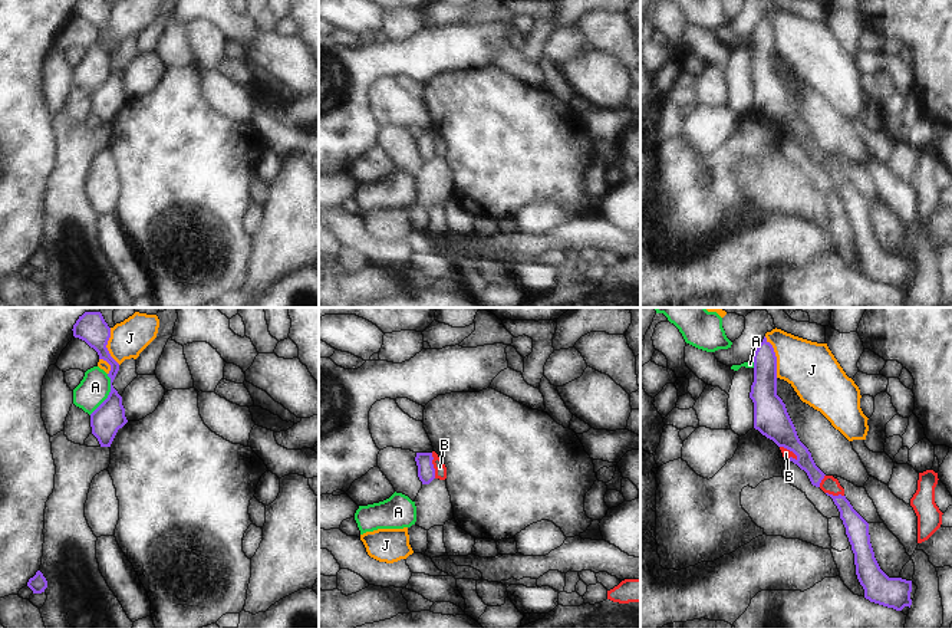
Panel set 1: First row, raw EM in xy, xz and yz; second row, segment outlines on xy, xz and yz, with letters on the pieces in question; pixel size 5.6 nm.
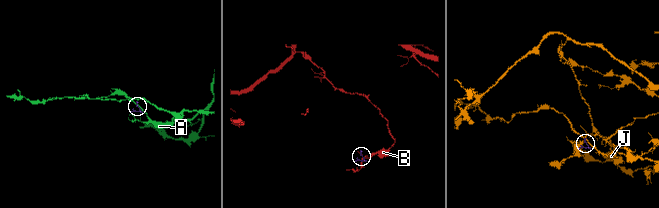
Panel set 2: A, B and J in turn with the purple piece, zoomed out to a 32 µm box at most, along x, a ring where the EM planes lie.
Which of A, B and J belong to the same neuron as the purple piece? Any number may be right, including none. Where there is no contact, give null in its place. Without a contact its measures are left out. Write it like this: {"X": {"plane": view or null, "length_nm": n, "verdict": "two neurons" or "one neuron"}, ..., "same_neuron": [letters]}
{"A": {"plane": "xy", "length_nm": 260, "verdict": "two neurons"}, "B": {"plane": "xz", "length_nm": 150, "verdict": "two neurons"}, "J": {"plane": "yz", "length_nm": 240, "verdict": "two neurons"}, "same_neuron": []}

